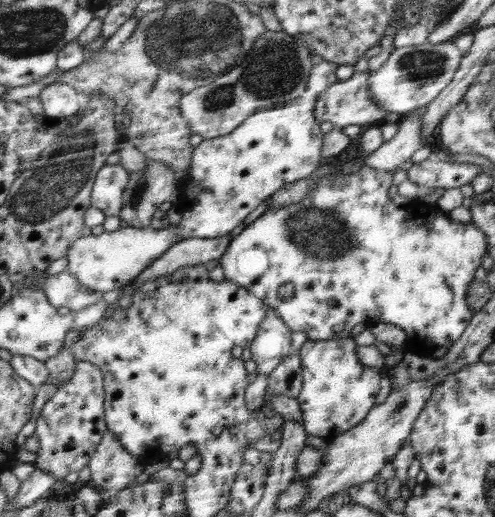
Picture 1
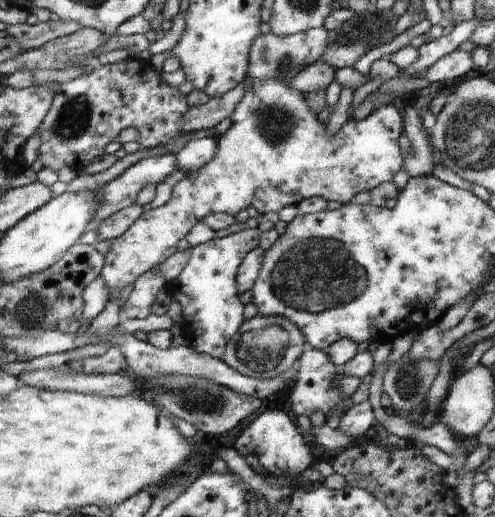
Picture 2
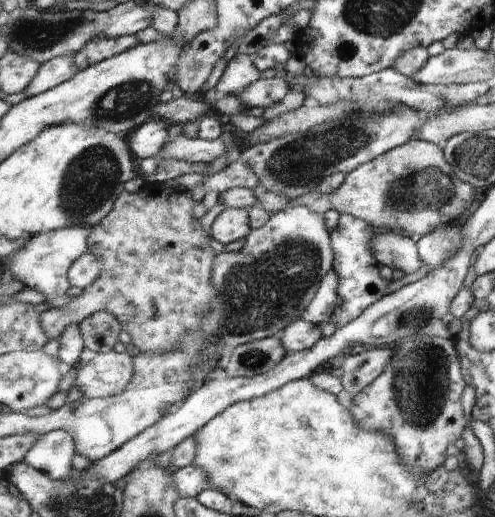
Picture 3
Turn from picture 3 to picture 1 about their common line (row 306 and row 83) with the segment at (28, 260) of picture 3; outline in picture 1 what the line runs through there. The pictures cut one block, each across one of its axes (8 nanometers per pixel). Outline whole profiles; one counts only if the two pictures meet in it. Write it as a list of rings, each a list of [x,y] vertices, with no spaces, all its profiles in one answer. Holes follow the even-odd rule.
[[[53,83],[42,90],[40,98],[45,112],[54,118],[78,115],[91,101],[91,95],[66,83]]]

